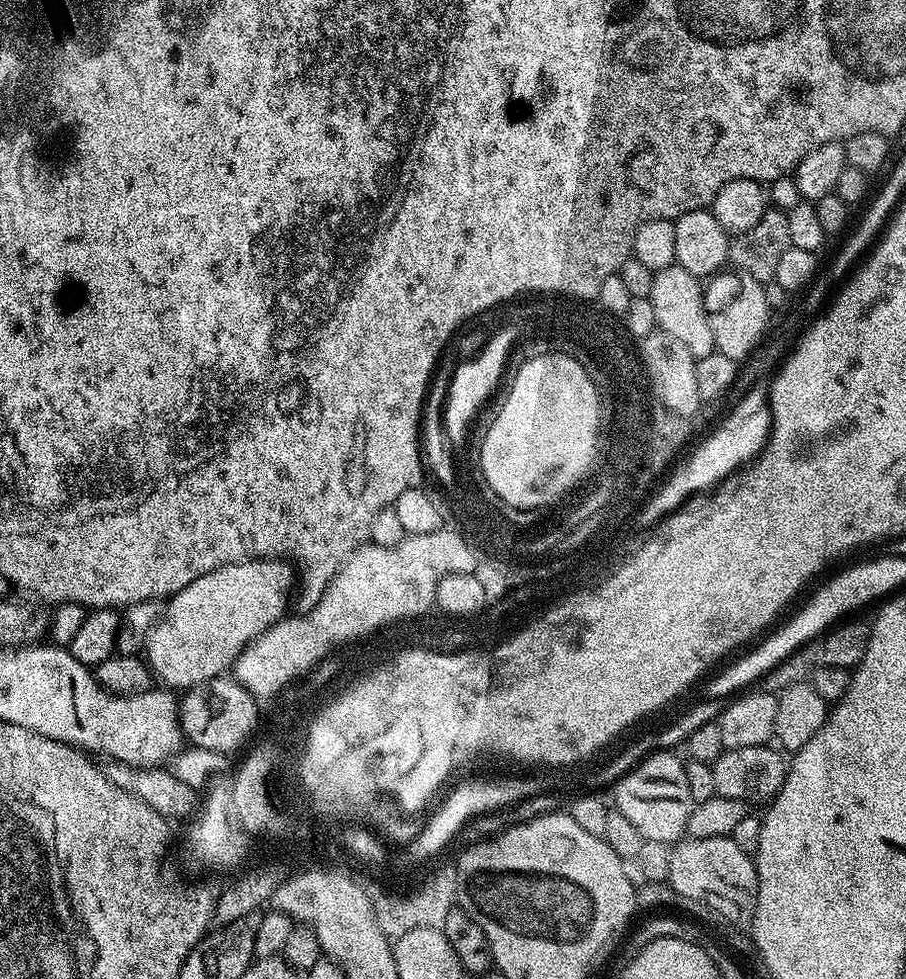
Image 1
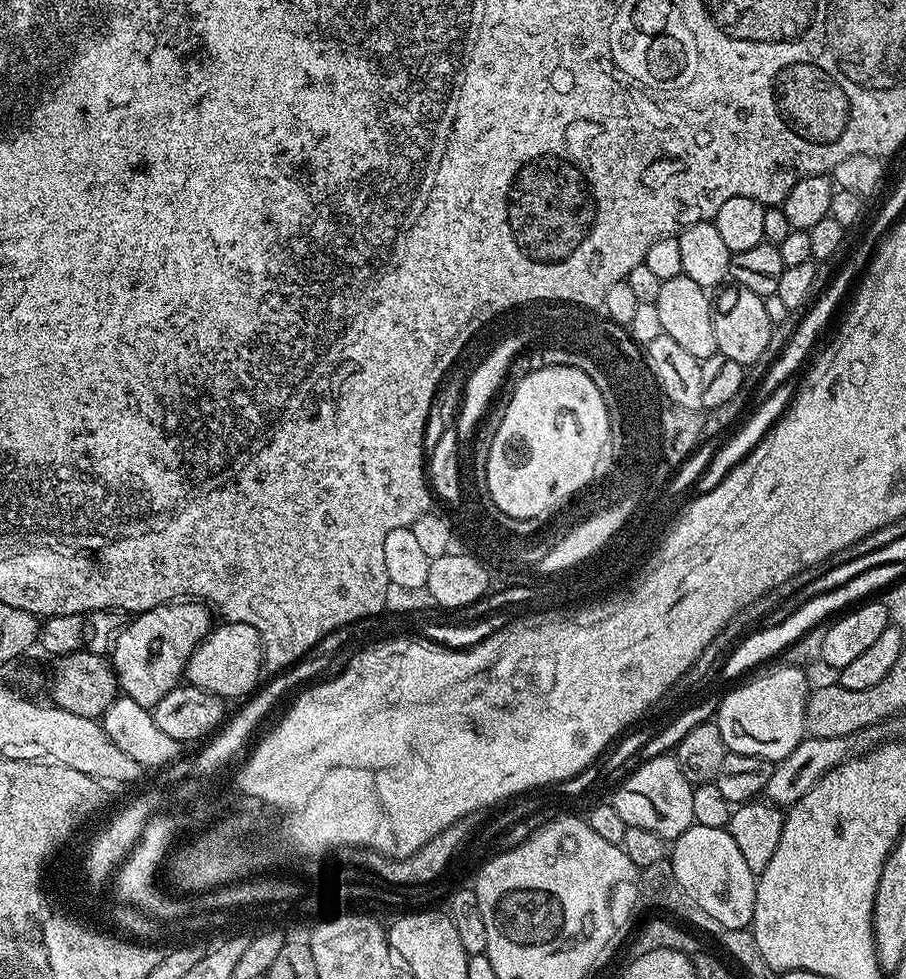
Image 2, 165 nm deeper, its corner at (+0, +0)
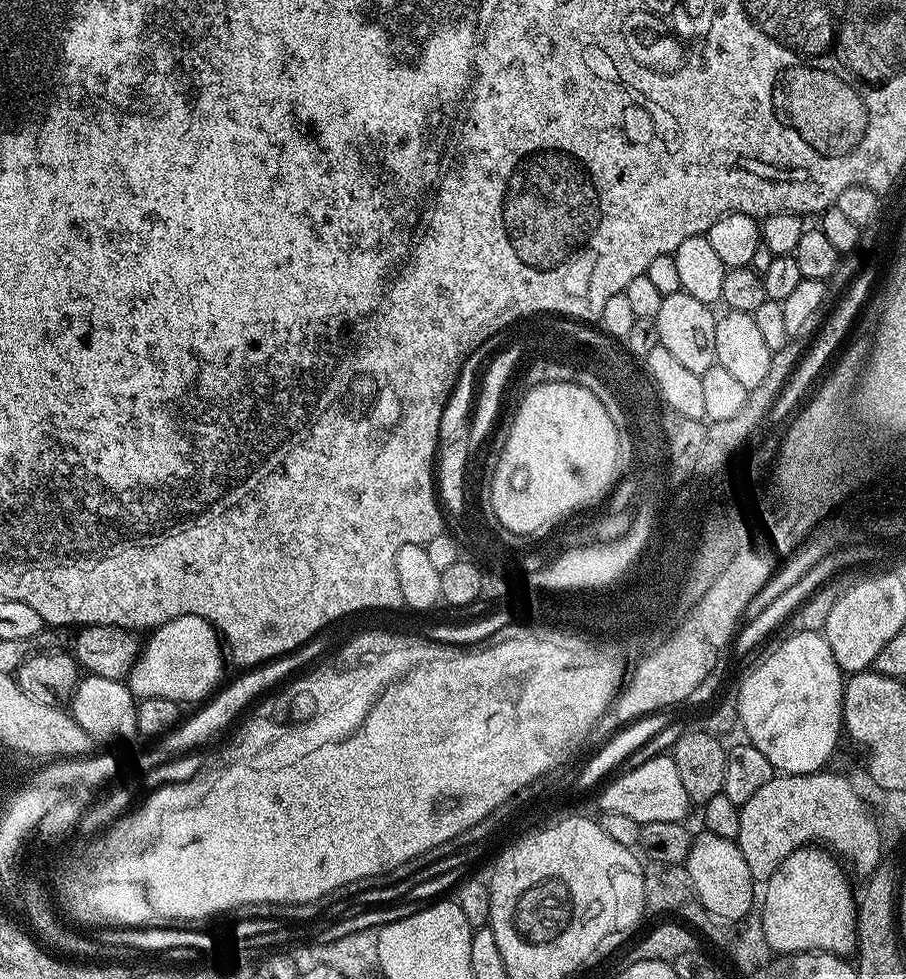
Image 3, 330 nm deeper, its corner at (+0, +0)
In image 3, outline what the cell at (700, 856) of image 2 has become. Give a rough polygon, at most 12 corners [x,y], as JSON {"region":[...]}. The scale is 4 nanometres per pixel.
{"region":[[701,831],[686,869],[697,899],[736,921],[758,888],[735,840]]}

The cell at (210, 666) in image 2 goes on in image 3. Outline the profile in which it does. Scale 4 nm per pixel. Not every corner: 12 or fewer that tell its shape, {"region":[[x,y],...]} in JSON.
{"region":[[206,618],[151,629],[126,677],[137,701],[196,706],[226,648]]}

